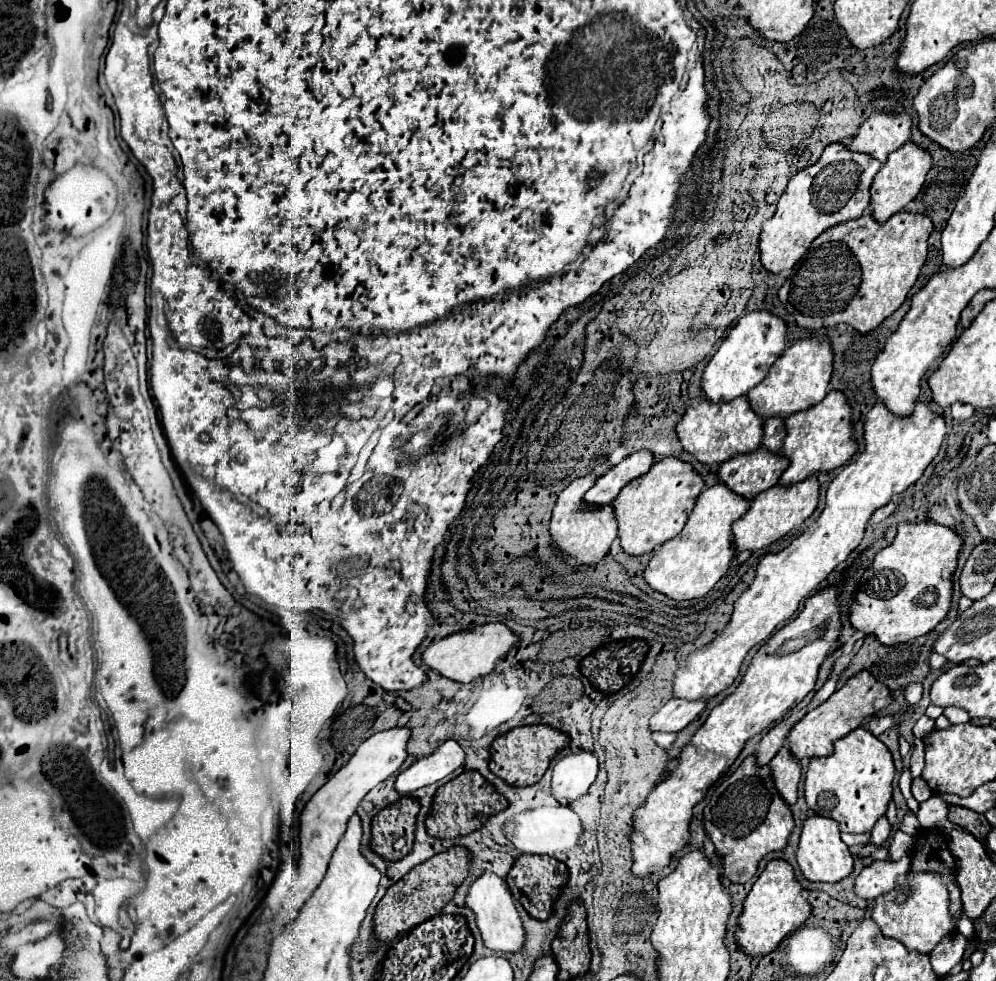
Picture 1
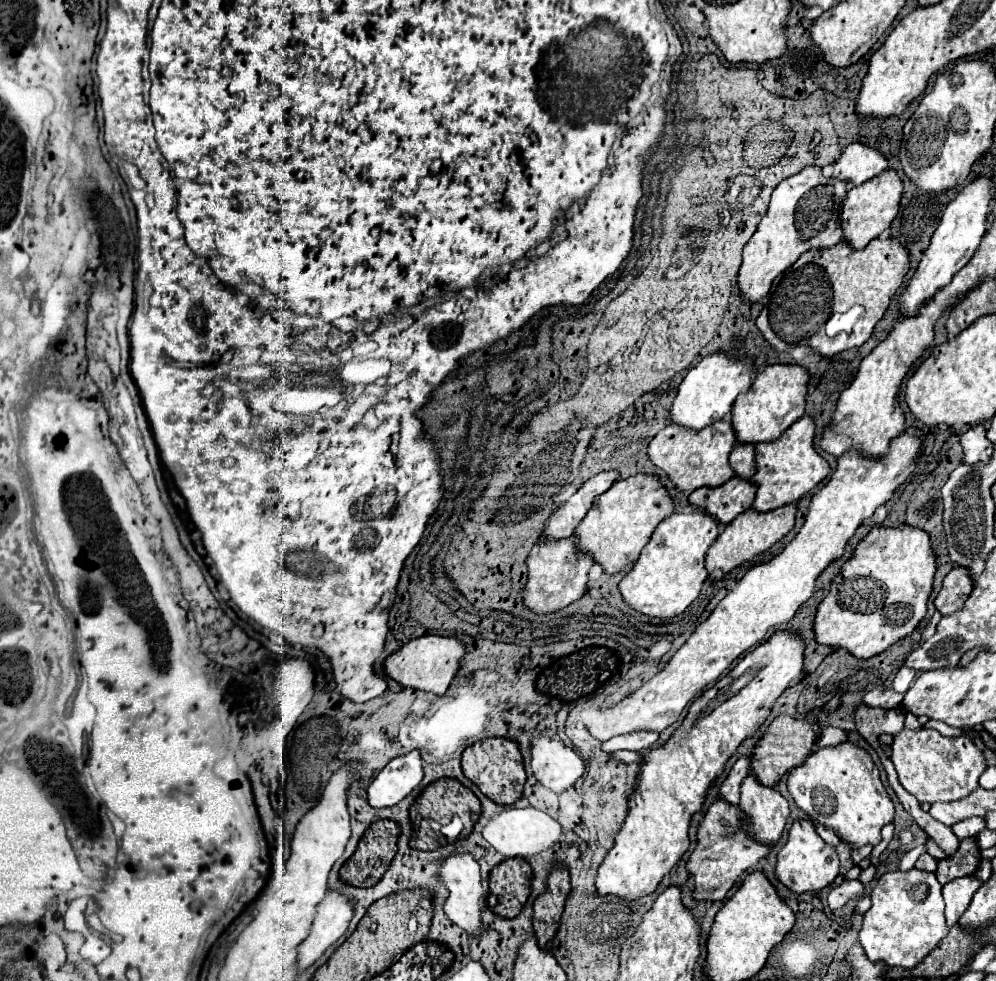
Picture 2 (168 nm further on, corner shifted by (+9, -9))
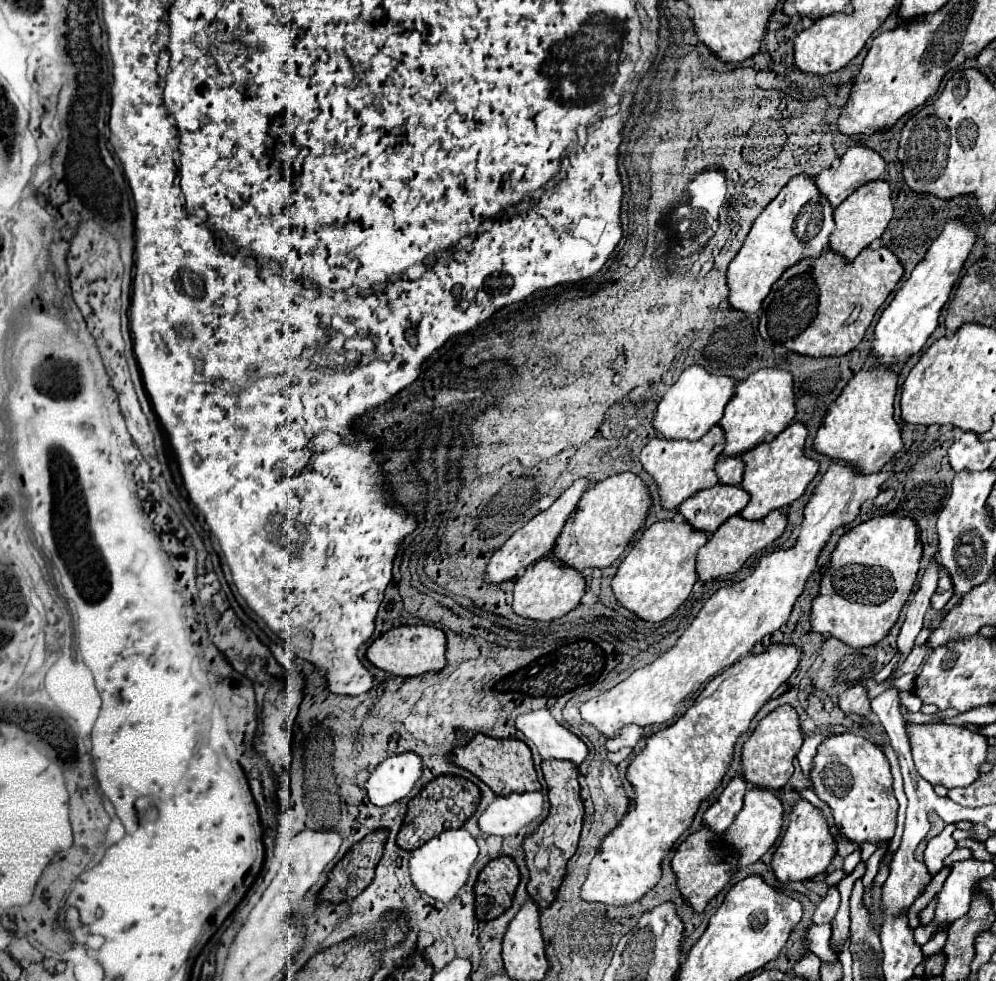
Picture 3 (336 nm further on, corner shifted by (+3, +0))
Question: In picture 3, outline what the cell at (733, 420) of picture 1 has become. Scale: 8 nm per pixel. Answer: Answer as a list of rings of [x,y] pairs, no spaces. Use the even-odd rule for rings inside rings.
[[[714,425],[702,439],[698,439],[694,443],[682,441],[682,439],[654,437],[642,449],[640,461],[642,461],[644,469],[656,479],[656,483],[660,487],[660,495],[662,495],[662,505],[666,509],[678,507],[682,501],[686,501],[694,493],[718,485],[718,475],[716,475],[714,467],[716,467],[718,457],[724,451],[724,443],[726,443],[726,437],[724,437],[722,427]]]

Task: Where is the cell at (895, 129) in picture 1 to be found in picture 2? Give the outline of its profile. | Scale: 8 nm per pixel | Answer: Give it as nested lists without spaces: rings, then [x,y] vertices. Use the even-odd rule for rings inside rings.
[[[850,144],[842,152],[840,160],[834,164],[832,176],[844,180],[848,184],[848,188],[854,188],[854,186],[860,186],[862,182],[882,174],[886,168],[888,168],[888,160],[880,152],[876,152],[864,144]]]

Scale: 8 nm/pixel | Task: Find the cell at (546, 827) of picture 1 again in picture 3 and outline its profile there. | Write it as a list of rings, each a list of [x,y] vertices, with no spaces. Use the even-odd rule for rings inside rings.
[[[540,791],[496,797],[478,817],[478,825],[484,833],[510,837],[536,821],[542,815],[542,805],[544,797]]]

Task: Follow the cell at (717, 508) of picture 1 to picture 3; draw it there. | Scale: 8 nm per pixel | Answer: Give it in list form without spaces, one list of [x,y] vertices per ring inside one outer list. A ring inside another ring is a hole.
[[[658,521],[648,527],[638,545],[620,563],[618,573],[612,581],[616,599],[640,619],[662,621],[670,617],[690,595],[696,575],[698,549],[706,545],[710,533],[694,529],[688,521]]]

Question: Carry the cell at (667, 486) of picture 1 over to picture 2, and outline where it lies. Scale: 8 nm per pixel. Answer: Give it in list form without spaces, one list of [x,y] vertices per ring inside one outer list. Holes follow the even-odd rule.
[[[636,474],[626,480],[618,480],[594,500],[594,506],[584,516],[584,520],[576,526],[576,546],[578,550],[586,550],[594,562],[598,562],[606,574],[616,574],[626,564],[638,560],[642,548],[648,544],[654,528],[670,516],[674,510],[674,502],[668,492],[662,488],[656,476]]]

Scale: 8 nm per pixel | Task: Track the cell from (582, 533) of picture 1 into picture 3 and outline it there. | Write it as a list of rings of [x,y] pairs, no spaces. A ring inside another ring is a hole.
[[[550,553],[546,559],[538,559],[516,577],[514,611],[522,617],[530,617],[536,621],[560,619],[580,603],[584,589],[586,577],[582,575],[582,571],[562,563],[560,559],[554,559],[554,555]]]

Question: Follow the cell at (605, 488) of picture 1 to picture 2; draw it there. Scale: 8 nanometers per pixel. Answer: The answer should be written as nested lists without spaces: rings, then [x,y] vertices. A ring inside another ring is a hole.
[[[600,472],[592,478],[588,478],[576,494],[572,494],[564,506],[560,506],[542,526],[540,536],[542,538],[552,538],[552,540],[560,540],[560,538],[570,538],[574,534],[574,528],[582,522],[582,518],[588,514],[588,510],[592,508],[592,502],[598,494],[604,494],[614,482],[616,482],[618,474],[616,472]]]

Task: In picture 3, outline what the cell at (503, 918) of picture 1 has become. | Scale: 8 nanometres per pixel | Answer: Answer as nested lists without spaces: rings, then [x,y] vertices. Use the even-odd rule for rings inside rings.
[[[466,829],[442,831],[442,835],[430,839],[428,843],[424,843],[420,849],[416,849],[412,853],[412,857],[410,857],[412,881],[418,889],[428,893],[430,897],[434,897],[442,903],[450,903],[458,897],[460,889],[466,885],[466,881],[470,877],[470,869],[472,869],[474,861],[478,859],[478,853],[480,853],[480,849],[476,845],[476,839]]]

